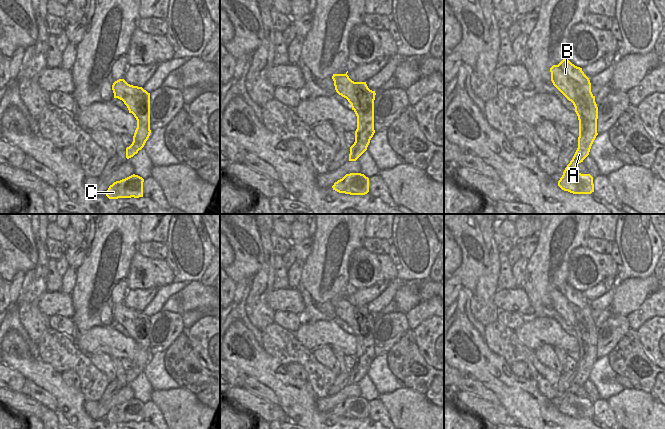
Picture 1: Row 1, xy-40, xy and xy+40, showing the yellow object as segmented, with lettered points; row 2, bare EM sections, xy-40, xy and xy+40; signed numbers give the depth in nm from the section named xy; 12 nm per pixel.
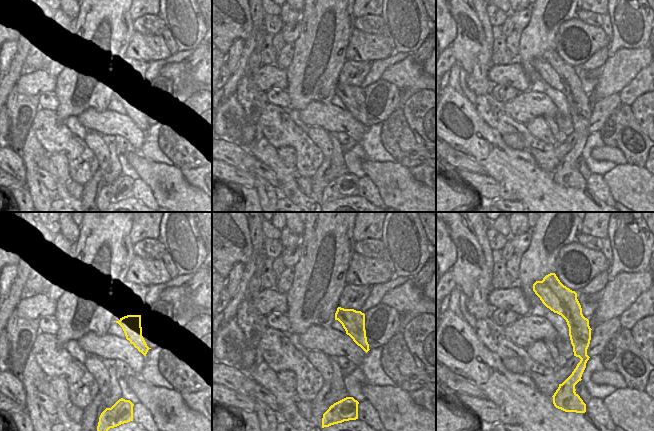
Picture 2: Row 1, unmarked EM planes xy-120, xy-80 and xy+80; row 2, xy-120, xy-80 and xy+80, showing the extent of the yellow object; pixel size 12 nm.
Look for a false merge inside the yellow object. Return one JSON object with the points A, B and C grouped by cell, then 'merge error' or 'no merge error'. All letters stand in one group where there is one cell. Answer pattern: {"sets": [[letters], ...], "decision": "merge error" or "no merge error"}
{"sets": [["A", "C"], ["B"]], "decision": "merge error"}

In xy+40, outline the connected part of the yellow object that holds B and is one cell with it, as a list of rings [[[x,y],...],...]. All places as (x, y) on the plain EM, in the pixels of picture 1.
[[[553,289],[550,292],[551,305],[553,309],[569,324],[573,329],[579,328],[575,312],[570,306],[569,300],[560,292],[559,289]]]

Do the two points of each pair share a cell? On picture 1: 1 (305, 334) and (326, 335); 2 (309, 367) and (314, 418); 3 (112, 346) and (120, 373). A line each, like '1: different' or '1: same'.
1: same
2: different
3: different

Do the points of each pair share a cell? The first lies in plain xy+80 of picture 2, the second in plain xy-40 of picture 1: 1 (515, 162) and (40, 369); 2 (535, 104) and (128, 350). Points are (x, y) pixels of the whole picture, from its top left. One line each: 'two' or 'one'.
1: one
2: one

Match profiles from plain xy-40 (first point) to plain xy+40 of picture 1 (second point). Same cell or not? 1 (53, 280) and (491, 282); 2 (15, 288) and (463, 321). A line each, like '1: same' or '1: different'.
1: different
2: same

